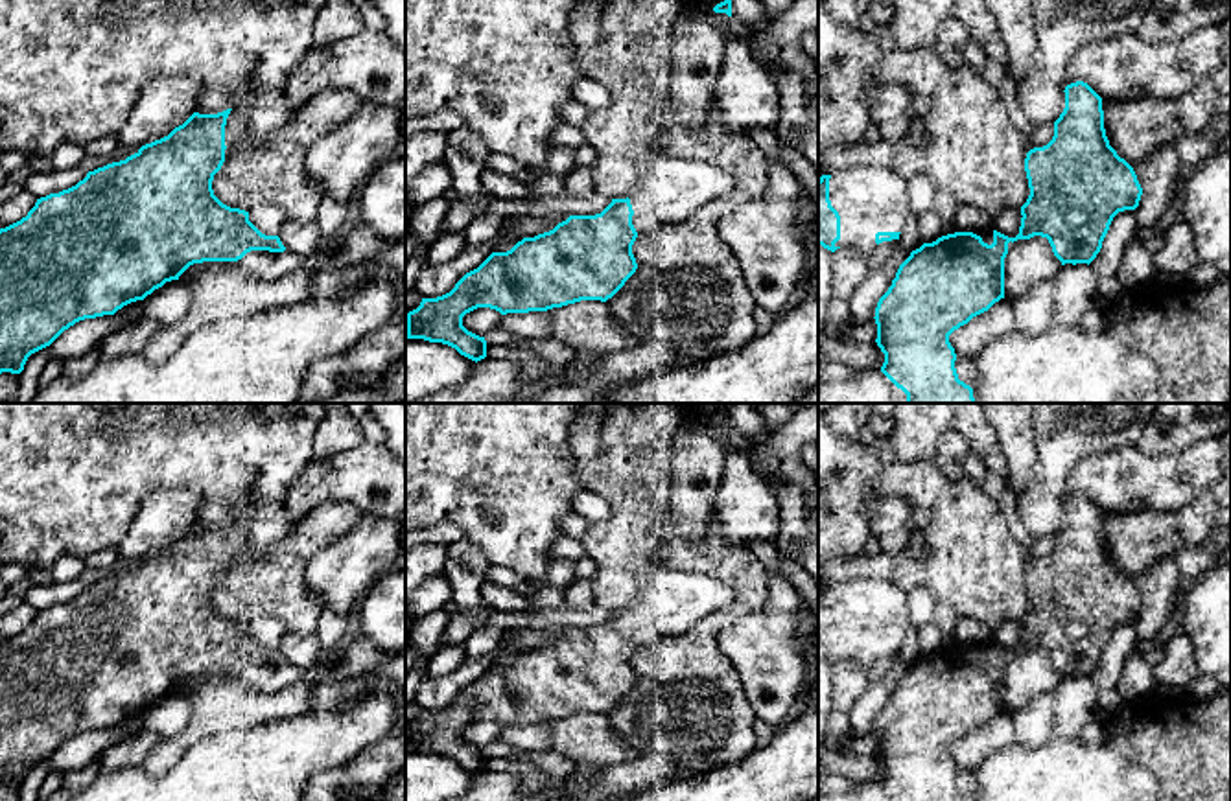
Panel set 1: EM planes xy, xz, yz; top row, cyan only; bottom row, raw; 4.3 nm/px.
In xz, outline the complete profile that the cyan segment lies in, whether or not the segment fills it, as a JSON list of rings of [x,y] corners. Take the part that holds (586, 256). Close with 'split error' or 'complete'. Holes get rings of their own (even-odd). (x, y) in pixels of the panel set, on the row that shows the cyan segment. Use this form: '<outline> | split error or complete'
[[[660,158],[627,199],[612,199],[595,215],[569,215],[553,230],[523,238],[507,252],[492,252],[450,293],[422,298],[420,306],[407,313],[407,339],[448,344],[477,363],[487,357],[487,341],[463,326],[466,313],[490,308],[507,315],[547,311],[580,300],[606,302],[638,269],[632,245],[639,234],[673,232],[678,223],[730,192],[732,175],[722,168],[700,160]]] | split error

